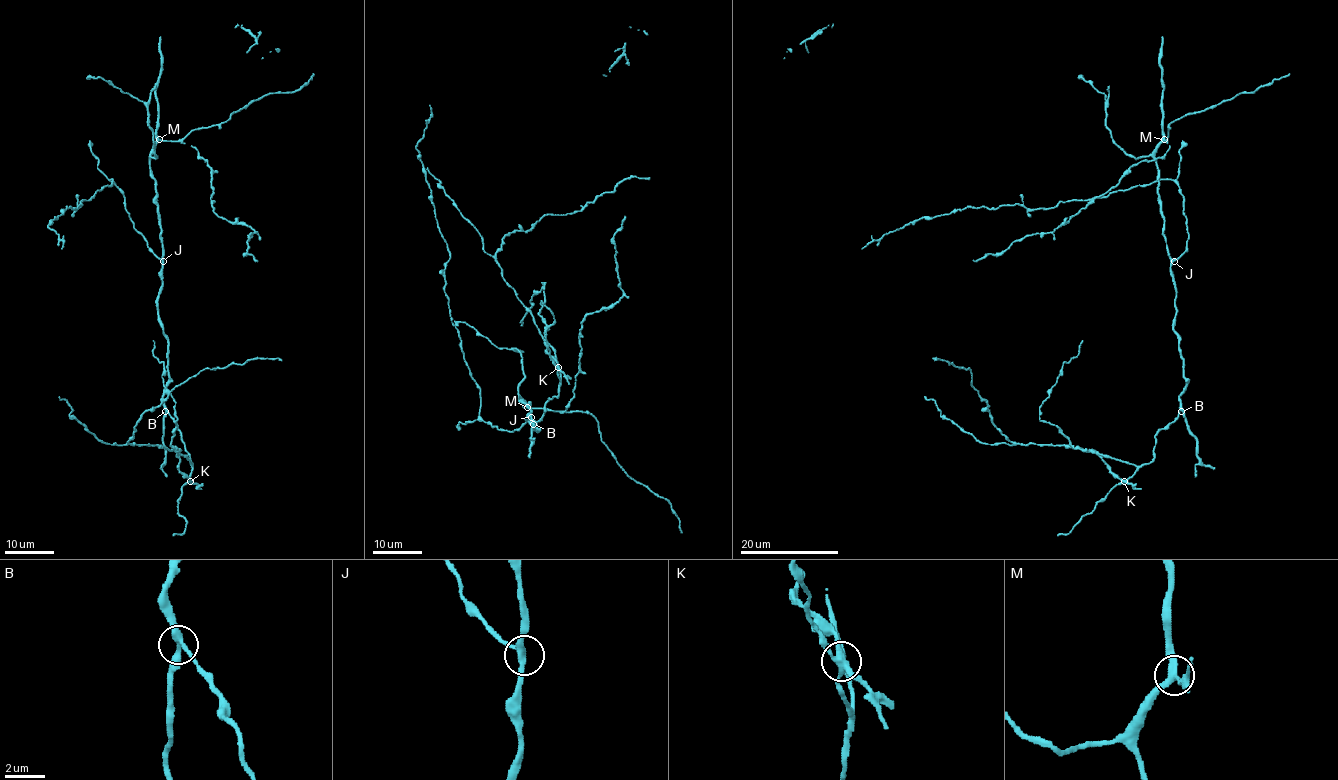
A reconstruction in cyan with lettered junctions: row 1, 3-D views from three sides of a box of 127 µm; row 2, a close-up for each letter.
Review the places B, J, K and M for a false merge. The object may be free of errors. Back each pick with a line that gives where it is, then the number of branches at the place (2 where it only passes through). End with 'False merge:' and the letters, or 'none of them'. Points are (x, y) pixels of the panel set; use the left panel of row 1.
K: place (190, 481); branches 4
False merge: K

